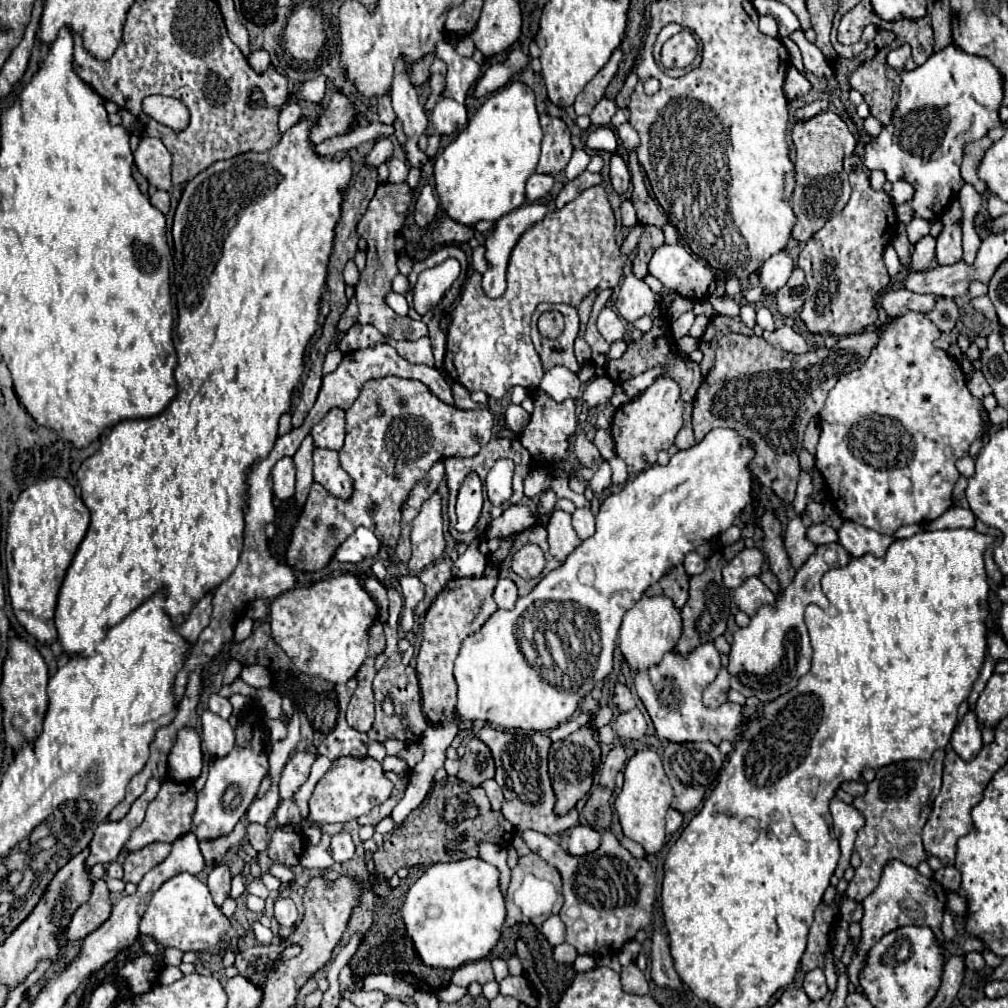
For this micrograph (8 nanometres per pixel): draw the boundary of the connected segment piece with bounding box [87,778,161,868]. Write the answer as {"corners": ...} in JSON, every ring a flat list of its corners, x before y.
{"corners":[[151,778,147,782,147,790,143,792,143,796,139,796,139,800,135,800,135,804,131,806,131,810,127,812,125,818,121,818,117,822,105,820,99,824,99,828,95,830,95,836,91,840,91,846,89,846,91,848,91,854,87,858,89,868,93,868,97,862,109,864,111,860,119,858,119,852,123,850,131,832,143,822,147,804,157,796,159,786,161,786,161,782,157,778]]}

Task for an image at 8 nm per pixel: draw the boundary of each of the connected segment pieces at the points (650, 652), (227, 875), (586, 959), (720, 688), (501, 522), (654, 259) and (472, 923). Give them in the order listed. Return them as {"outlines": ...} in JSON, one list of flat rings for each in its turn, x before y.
{"outlines":[[[643,596,633,608,629,608,623,616,619,628,619,648,627,658,627,666,637,670,647,670,651,664,659,664,663,654,675,648,679,636,683,632,681,610,667,596]],[[219,864,211,870,209,874,209,880,207,880,207,886,211,890,211,896,215,900,215,904,223,904,223,900,229,896,229,890,231,890,231,870,227,864]],[[577,956,573,962,575,972,587,972,587,970,593,970,595,966,597,966,597,962,593,956]],[[721,668,717,678,705,688,703,704,709,708,719,708,721,704,727,702,727,692,729,692,729,672,727,668]],[[513,504,499,518,495,518,491,522,485,536,487,538,493,538,493,536,507,538,511,534,517,534,517,532,523,532,523,530,531,528,533,524,537,524,537,518,529,510,529,506,527,504]],[[683,244,659,246,651,256,649,274,693,302,705,300,709,284,715,280,711,266]],[[481,858,431,864,409,888,401,914,407,932,427,966,459,968,467,962,483,960,497,944,505,922,499,870]]]}

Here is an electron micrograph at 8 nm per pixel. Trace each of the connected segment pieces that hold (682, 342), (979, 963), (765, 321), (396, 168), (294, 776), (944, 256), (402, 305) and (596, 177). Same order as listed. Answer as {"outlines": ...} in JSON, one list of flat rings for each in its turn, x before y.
{"outlines":[[[687,335,676,341,677,348,682,355,688,356,698,348,698,340]],[[969,952,969,954,965,954,965,966,969,970,983,970,985,960,983,960,981,952]],[[767,308,757,310,757,324,763,330,775,330,775,320,773,320,773,316,771,316,771,312]],[[389,158,387,160,387,166,389,166,389,180,399,184,399,182,405,182,407,180,407,172,409,172,409,166,407,162,401,162,397,158]],[[297,752,283,768,281,778,279,778,279,796,281,800,291,798,307,780,311,764,315,762,313,754,307,752]],[[955,200,947,212,943,214,943,232,937,238,937,254,935,262,939,266,945,264,957,264,963,260,961,250,961,206]],[[395,292,387,294,387,304,389,304,389,306,391,306,399,316,405,316,405,314,407,314,407,310,409,310,409,304,407,304,405,296,395,294]],[[585,170,585,172,577,178,577,184,579,184,579,190,581,190,581,192,587,190,587,188,591,188,591,186,595,186,595,184,601,184,601,182,603,182,601,174,595,174,595,172,589,172,589,170]]]}

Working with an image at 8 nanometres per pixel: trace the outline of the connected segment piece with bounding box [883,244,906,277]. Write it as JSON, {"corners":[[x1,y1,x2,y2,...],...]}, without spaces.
{"corners":[[888,244,885,247,883,261,885,262,886,268,891,277,894,277,900,271,906,269,906,266,900,262,899,257,891,244]]}

